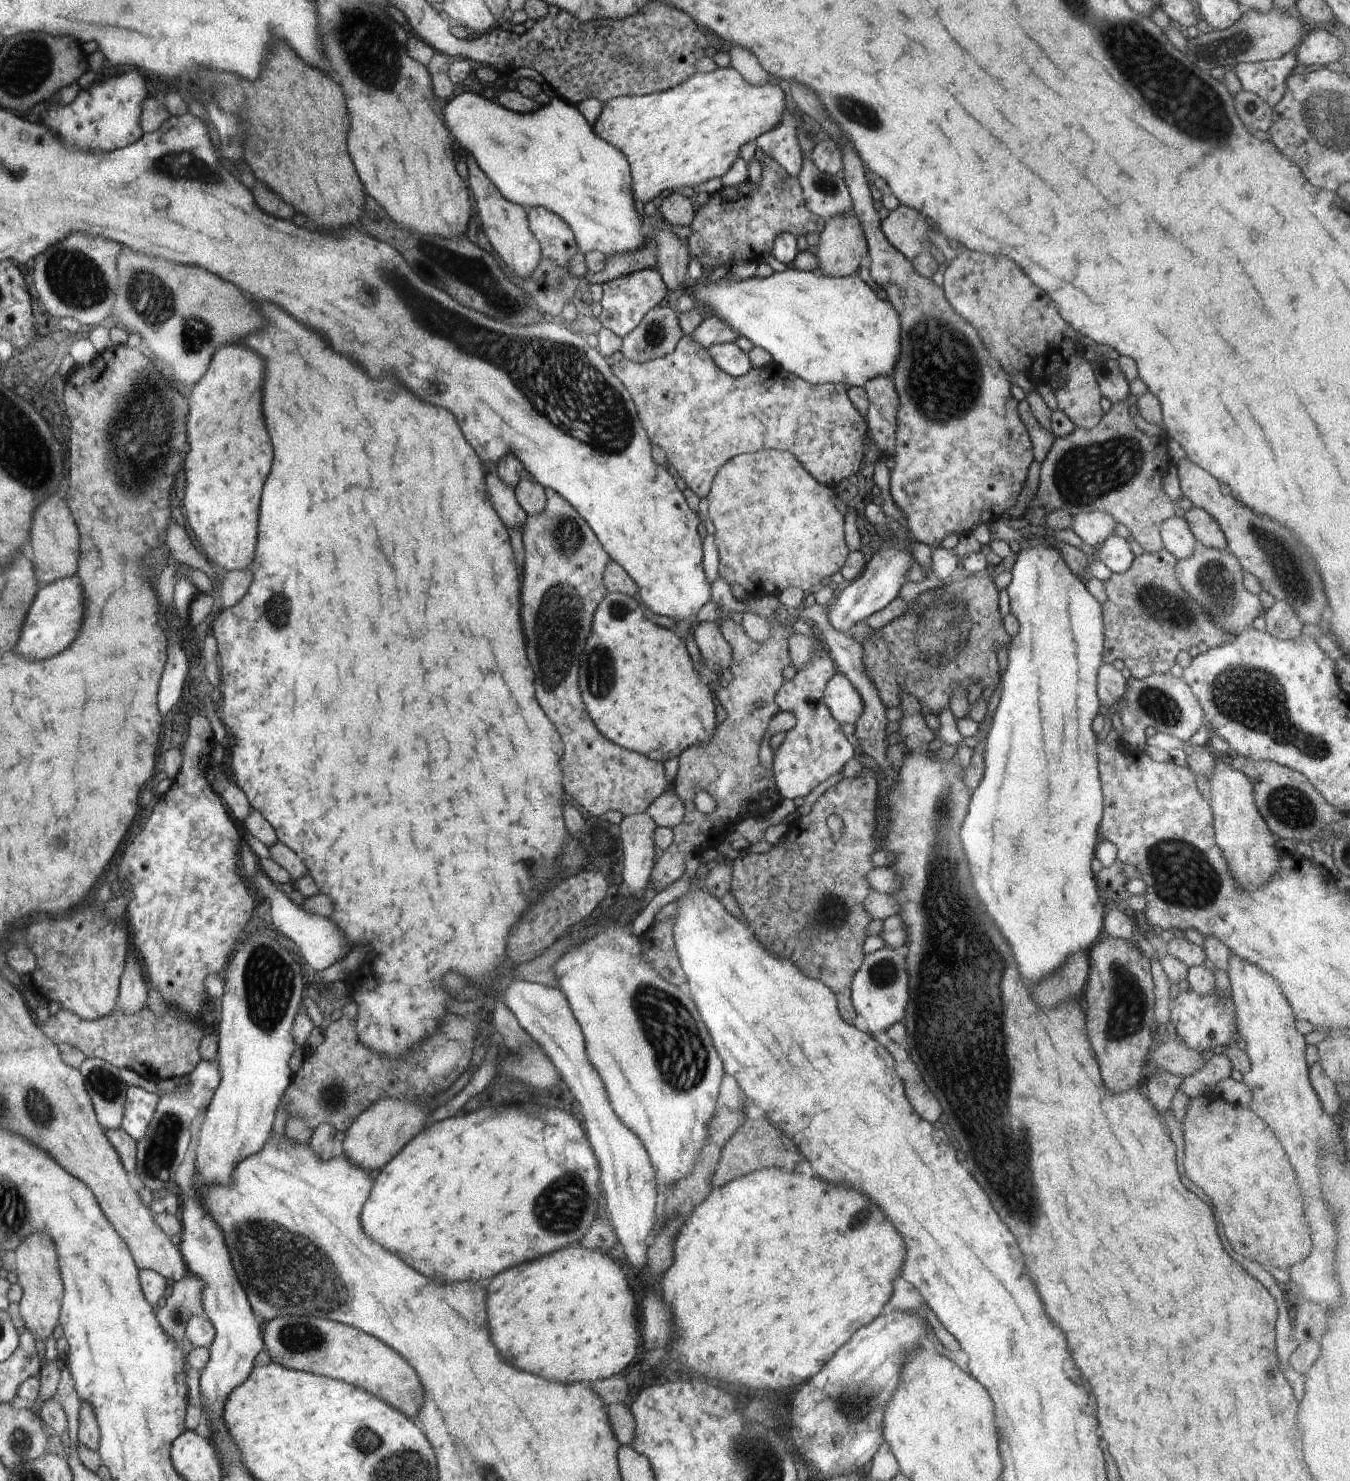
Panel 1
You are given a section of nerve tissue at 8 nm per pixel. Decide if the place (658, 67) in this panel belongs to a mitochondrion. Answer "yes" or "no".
yes

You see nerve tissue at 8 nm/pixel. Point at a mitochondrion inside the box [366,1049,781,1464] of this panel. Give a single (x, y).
(560, 1209)

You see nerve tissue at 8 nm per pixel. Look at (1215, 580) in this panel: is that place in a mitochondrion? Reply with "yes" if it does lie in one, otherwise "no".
yes

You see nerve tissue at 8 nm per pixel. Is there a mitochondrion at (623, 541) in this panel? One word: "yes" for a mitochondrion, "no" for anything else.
no

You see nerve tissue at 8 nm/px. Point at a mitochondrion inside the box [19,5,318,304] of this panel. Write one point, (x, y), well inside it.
(174, 165)

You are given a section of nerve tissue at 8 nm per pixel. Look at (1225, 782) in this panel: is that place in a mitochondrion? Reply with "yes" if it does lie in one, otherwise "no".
no

